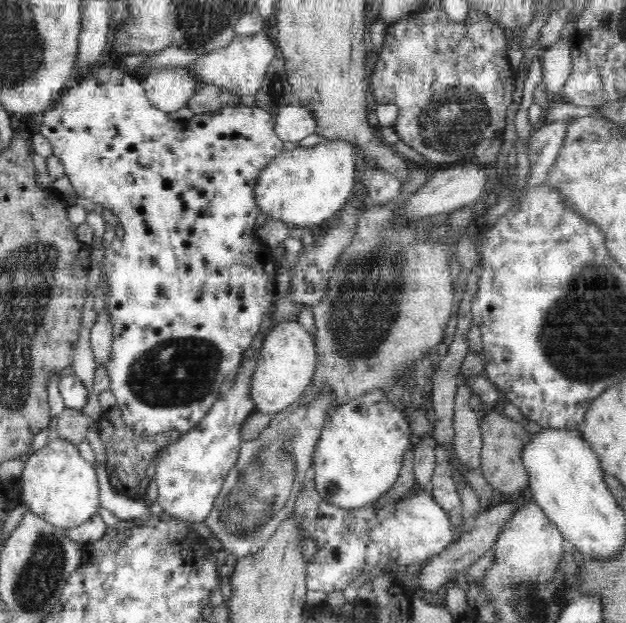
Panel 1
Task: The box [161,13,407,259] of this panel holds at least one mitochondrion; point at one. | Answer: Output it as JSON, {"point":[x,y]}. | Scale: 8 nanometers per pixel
{"point":[275,88]}

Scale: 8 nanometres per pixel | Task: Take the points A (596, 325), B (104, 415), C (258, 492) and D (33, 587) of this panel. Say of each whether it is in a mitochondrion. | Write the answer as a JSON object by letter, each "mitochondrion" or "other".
{"A":"mitochondrion","B":"other","C":"mitochondrion","D":"mitochondrion"}

